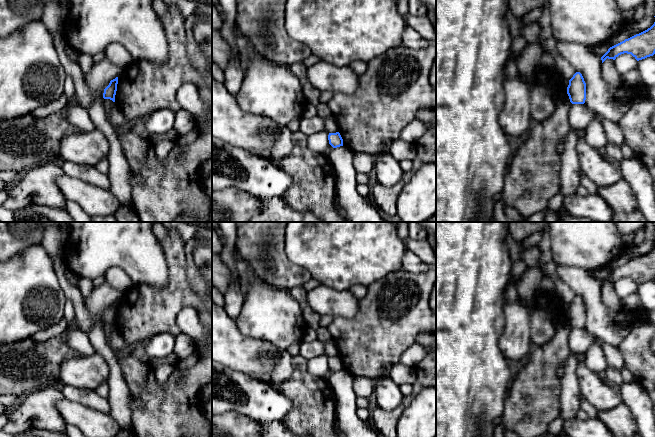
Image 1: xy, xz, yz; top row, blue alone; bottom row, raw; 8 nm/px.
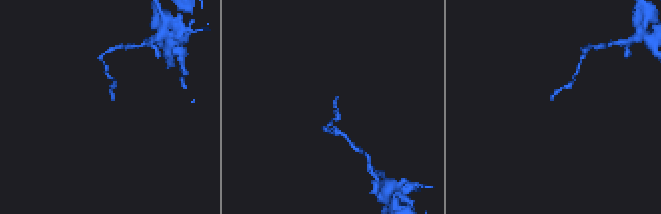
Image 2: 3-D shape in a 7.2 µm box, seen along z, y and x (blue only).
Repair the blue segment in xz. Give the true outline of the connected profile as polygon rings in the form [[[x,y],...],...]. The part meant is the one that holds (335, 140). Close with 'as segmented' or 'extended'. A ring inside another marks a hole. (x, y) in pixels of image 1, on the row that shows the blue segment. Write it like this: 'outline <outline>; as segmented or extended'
outline [[[339,132],[329,133],[328,140],[329,140],[329,144],[333,148],[337,148],[337,147],[343,146],[343,139],[342,139],[342,137],[341,137]]]; as segmented

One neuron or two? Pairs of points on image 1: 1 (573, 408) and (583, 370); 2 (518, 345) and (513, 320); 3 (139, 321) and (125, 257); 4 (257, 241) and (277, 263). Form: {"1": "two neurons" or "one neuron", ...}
{"1": "two neurons", "2": "one neuron", "3": "two neurons", "4": "one neuron"}

